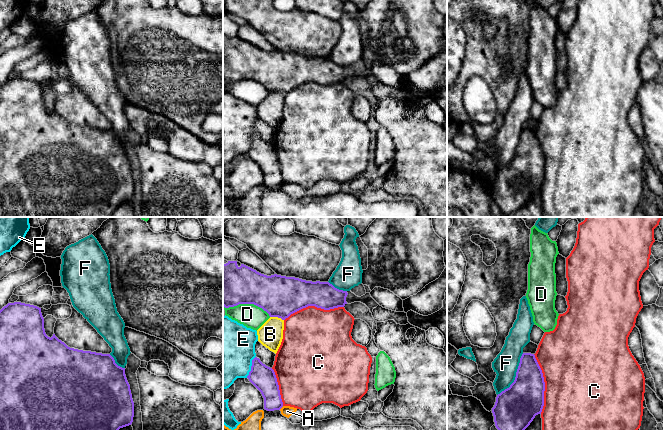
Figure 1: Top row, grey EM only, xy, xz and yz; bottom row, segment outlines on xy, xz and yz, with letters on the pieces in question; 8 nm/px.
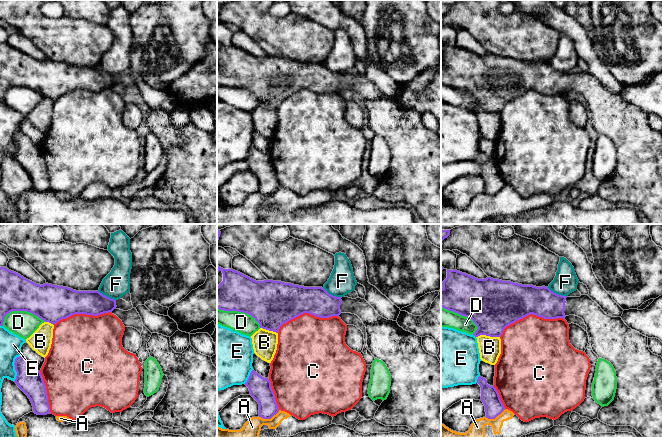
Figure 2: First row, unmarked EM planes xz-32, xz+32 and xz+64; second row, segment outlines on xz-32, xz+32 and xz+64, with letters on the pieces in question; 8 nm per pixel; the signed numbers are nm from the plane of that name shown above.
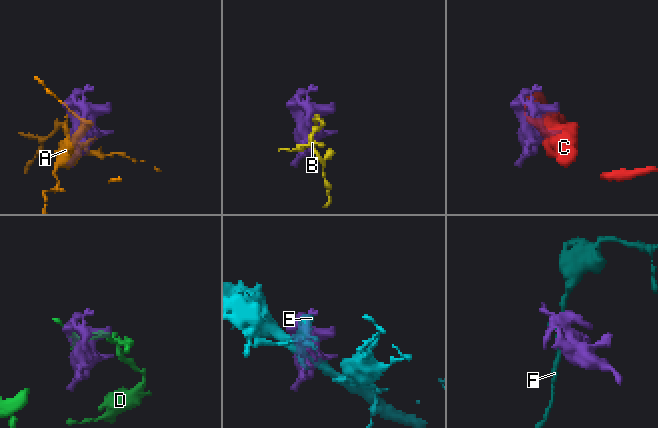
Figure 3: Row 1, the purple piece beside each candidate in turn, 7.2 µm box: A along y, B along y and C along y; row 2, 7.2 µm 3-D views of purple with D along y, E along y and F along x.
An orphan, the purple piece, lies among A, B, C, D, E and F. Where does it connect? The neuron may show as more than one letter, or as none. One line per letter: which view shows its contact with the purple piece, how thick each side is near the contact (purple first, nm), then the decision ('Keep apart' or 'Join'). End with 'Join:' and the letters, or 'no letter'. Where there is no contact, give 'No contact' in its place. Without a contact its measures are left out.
A: Touches purple in xz. Thickness 180 nm (purple) against 90 nm. Keep apart
B: Touches purple in xz. Thickness 340 nm (purple) against 200 nm. Keep apart
C: Touches purple in xz. Thickness 300 nm (purple) against 480 nm. Keep apart
D: Touches purple in xz. Thickness 340 nm (purple) against 190 nm. Keep apart
E: Touches purple in xz. Thickness 190 nm (purple) against 460 nm. Keep apart
F: Touches purple in yz. Thickness 340 nm (purple) against 200 nm. Keep apart
Join: no letter

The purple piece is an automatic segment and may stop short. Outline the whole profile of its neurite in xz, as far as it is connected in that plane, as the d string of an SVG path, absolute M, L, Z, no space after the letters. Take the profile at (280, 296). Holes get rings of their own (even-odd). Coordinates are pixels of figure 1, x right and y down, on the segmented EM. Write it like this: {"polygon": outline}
{"polygon": "M237 261L223 263L223 306L225 308L234 307L239 304L254 304L266 311L270 317L278 317L285 320L291 314L308 306L330 310L344 307L347 303L351 304L354 302L365 304L371 313L379 305L371 297L370 293L358 297L351 291L335 288L329 282L312 282L277 274L267 276L244 264L241 264L239 267Z"}

